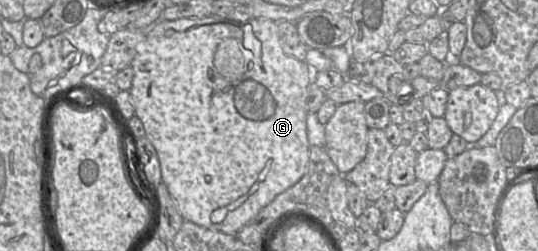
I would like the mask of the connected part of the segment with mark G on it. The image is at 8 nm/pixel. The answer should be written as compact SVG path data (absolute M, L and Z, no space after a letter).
M208 16L205 18L181 18L158 20L145 31L145 38L135 48L130 66L134 76L131 89L135 116L143 123L146 137L154 146L161 167L162 181L176 203L185 221L226 234L236 234L278 194L296 184L307 172L310 144L307 137L307 88L312 81L313 70L305 62L295 59L282 50L278 25L267 18L251 18L236 21L229 18Z

